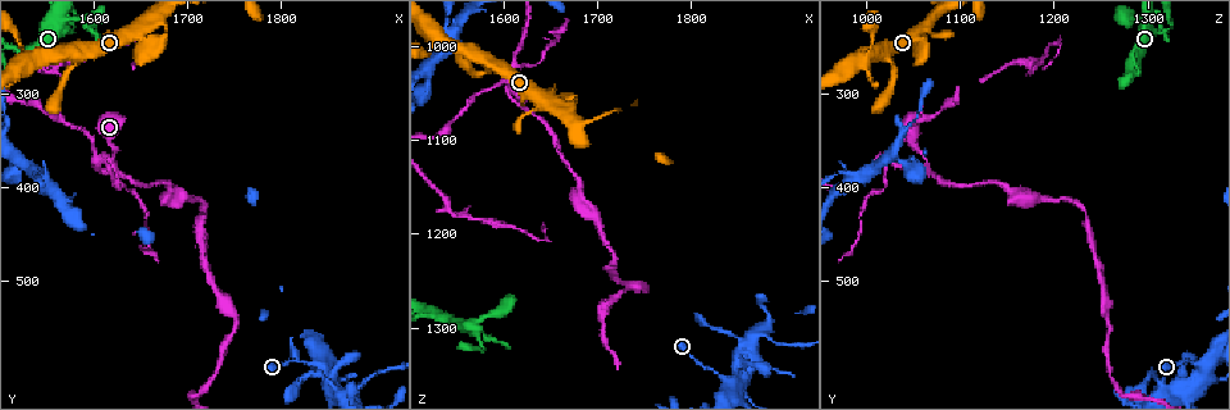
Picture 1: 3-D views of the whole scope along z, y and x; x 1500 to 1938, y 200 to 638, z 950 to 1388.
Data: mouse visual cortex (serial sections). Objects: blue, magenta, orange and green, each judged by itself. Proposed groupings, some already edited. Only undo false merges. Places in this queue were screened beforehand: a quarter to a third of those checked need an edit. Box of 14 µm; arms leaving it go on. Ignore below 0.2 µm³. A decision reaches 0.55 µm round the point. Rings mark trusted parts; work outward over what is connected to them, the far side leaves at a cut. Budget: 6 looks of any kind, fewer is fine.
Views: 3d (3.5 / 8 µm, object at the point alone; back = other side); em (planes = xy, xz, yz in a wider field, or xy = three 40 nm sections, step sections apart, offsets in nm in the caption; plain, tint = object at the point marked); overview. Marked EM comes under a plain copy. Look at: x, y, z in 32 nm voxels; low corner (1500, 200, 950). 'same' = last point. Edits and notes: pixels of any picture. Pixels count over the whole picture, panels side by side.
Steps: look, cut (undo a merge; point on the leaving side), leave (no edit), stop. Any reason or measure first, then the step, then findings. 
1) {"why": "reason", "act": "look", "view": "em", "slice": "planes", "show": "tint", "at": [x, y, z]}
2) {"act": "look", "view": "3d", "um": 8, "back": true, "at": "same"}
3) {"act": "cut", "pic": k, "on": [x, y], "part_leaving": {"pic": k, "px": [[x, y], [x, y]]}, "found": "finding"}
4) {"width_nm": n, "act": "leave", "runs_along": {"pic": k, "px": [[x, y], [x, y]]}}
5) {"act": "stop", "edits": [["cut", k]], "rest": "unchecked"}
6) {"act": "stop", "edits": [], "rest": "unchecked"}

{"why": "sharp bend", "act": "look", "view": "3d", "um": 3.5, "at": [1530, 260, 1290]}

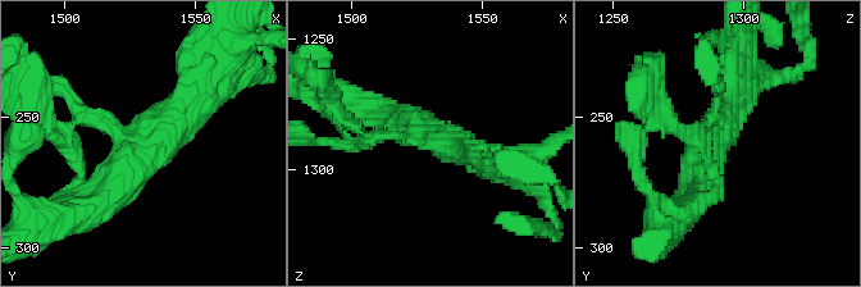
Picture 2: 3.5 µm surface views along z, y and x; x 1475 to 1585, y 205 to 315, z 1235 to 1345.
{"why": "now the EM", "act": "look", "view": "em", "slice": "xy", "step": 2, "show": "tint", "at": [1529, 260, 1286]}

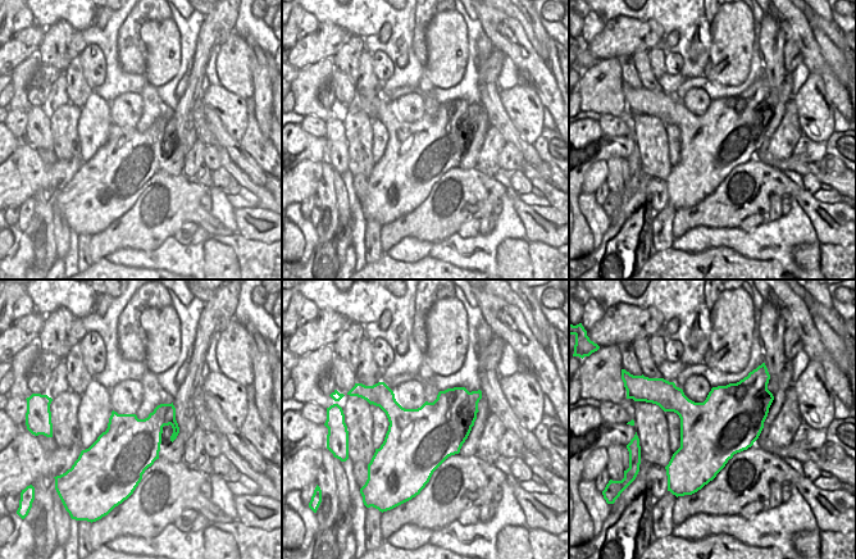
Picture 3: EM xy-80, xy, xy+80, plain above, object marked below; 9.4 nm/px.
{"arms": 3, "act": "leave", "runs_along": {"pic": 2, "px": [[200, 94], [149, 145], [94, 118], [67, 133]]}, "found": "all the same cell"}

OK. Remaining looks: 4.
{"why": "narrows sharply", "act": "look", "view": "3d", "um": 3.5, "at": [1575, 230, 1325]}

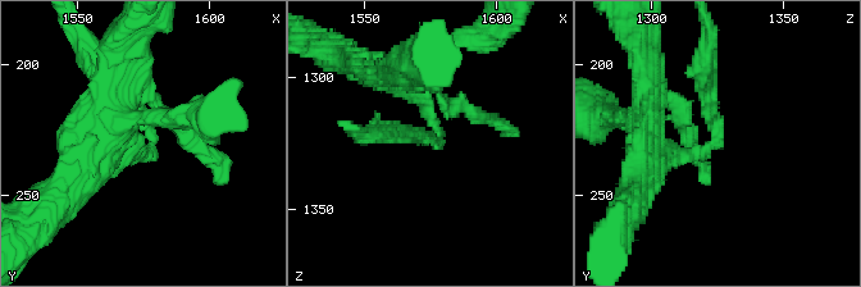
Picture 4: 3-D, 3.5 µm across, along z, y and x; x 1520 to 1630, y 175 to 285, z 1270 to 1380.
{"arm_widths_nm": [200, 250], "act": "look", "view": "em", "slice": "xy", "step": 5, "show": "tint", "at": [1578, 230, 1322]}

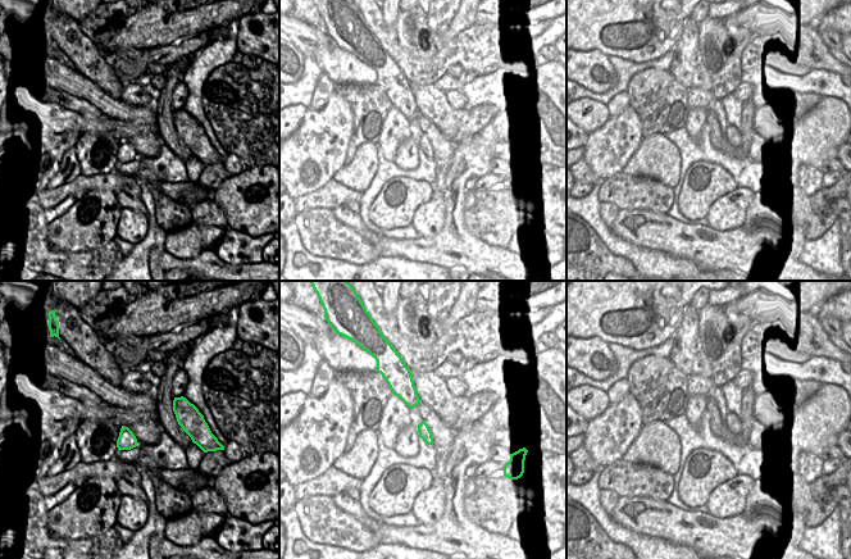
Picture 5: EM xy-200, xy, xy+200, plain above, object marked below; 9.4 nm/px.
{"act": "cut", "pic": 4, "on": [713, 98], "part_leaving": {"pic": 4, "px": [[715, 133], [706, 67], [689, 67]]}, "found": "a second cell is stuck on"}

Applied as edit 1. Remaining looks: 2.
{"act": "stop", "edits": [["cut", 4]], "rest": "unchecked"}

